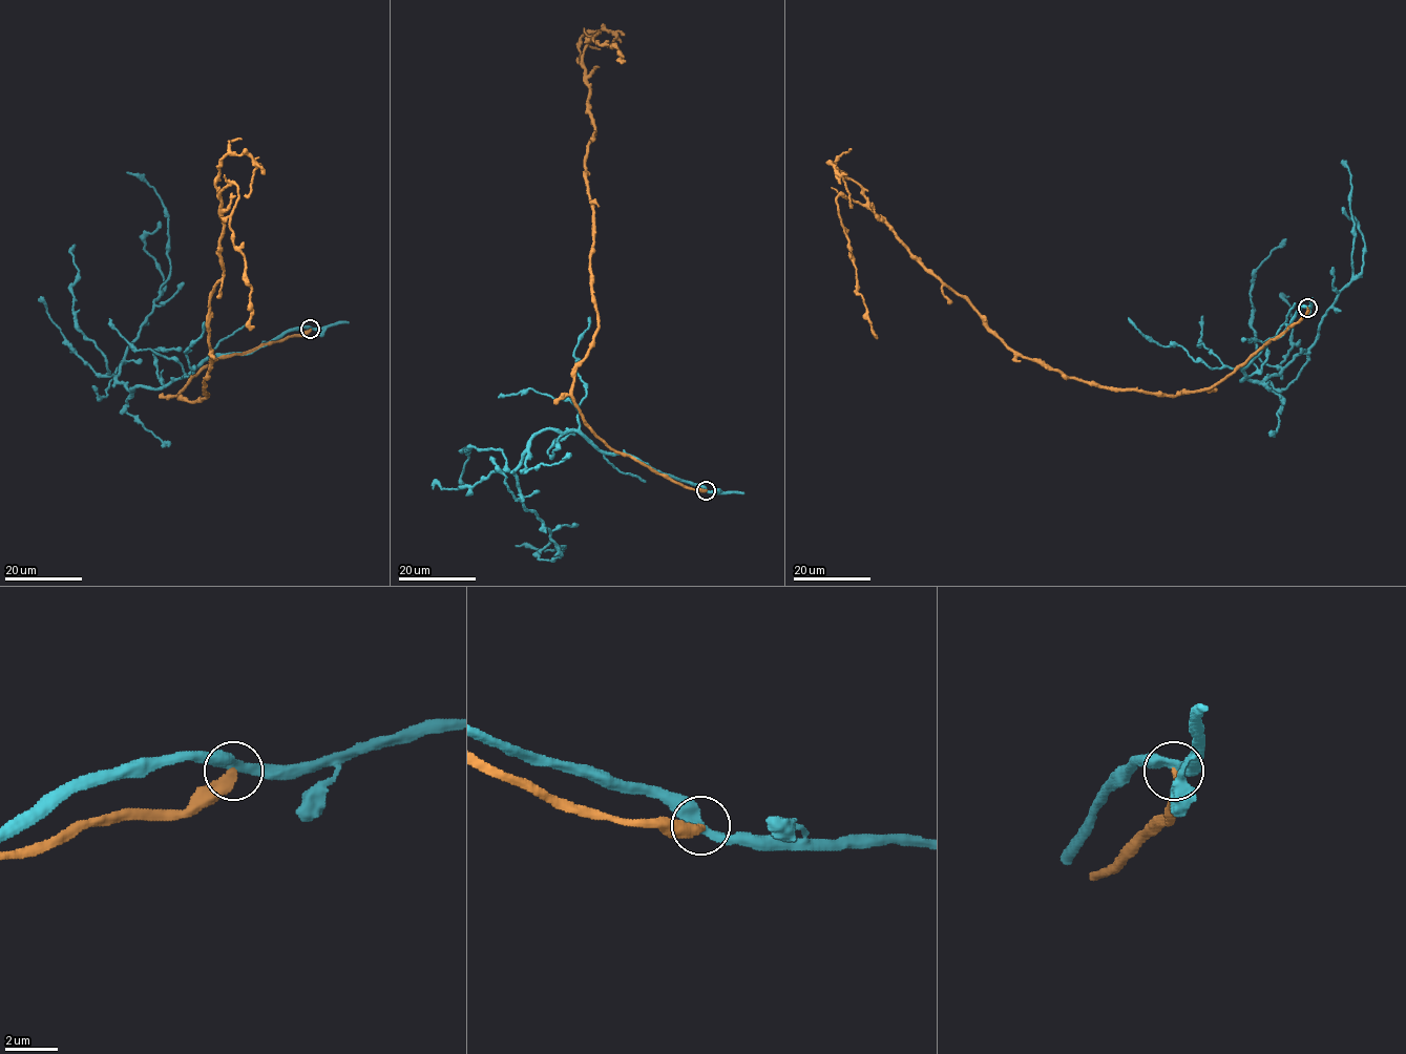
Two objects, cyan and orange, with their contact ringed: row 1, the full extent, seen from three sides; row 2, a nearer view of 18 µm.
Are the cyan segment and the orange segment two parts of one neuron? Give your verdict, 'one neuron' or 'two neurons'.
two neurons

